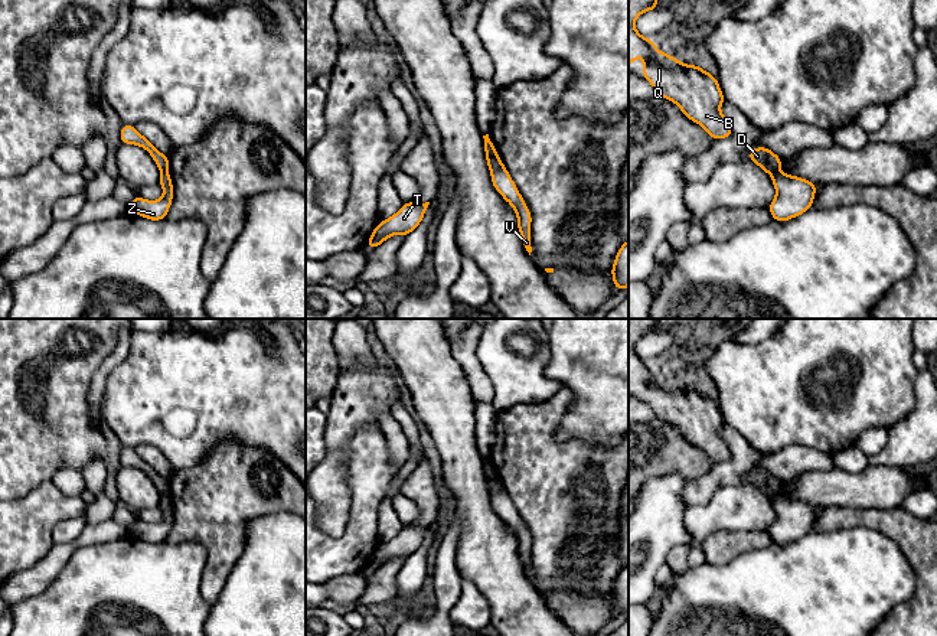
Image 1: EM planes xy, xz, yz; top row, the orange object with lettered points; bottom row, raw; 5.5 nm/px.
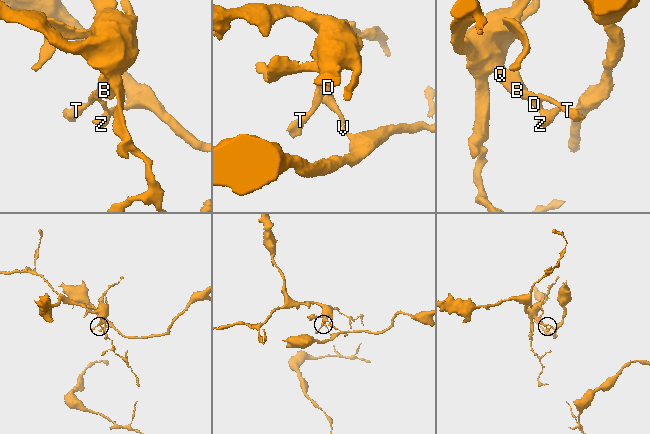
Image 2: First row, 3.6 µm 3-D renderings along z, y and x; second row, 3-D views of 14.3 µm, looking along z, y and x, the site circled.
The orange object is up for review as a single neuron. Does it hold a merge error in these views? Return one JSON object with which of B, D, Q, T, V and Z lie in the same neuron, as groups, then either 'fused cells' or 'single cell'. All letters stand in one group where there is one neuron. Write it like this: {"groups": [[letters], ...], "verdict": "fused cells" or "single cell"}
{"groups": [["B", "D", "Q", "T"], ["V", "Z"]], "verdict": "fused cells"}

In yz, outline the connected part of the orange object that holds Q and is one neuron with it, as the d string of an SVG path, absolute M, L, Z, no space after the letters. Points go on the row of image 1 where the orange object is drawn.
M629 0L629 66L639 56L643 58L643 78L647 79L654 94L676 104L683 115L698 123L712 140L721 140L732 136L732 128L719 107L725 102L719 88L718 78L712 76L696 65L686 65L669 53L660 52L652 39L641 36L636 30L636 19L644 13L657 9L659 0Z

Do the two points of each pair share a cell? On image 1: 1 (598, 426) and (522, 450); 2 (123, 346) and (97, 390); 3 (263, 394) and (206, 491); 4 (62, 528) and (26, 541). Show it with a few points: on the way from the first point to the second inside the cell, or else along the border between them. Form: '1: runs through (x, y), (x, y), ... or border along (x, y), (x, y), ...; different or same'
1: border along (568, 407), (557, 437), (591, 443); different
2: runs through (117, 356), (98, 380); same
3: border along (268, 450), (222, 440), (205, 457); different
4: border along (82, 517), (62, 519), (52, 532), (52, 542); different

